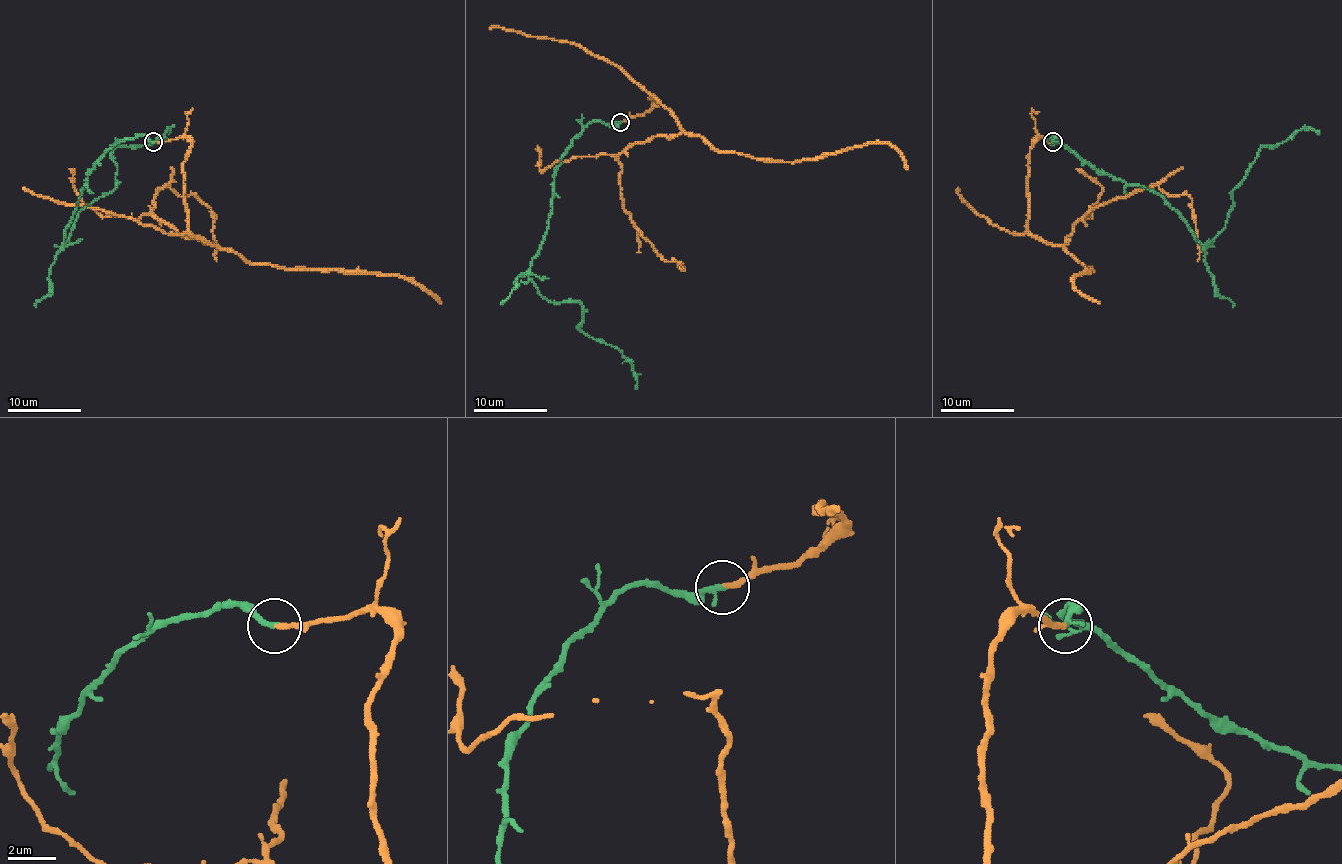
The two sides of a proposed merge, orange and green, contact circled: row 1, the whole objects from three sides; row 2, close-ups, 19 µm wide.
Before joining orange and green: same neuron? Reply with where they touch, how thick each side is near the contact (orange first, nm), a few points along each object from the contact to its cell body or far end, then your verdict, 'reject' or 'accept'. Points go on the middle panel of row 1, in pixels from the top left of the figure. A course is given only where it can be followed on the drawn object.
at (620, 122); 200 nm thick on the orange side, 240 nm on the other; orange runs (620, 121), (648, 112), (653, 97), (681, 129), (631, 143), (618, 156), (622, 206), (633, 226), (683, 267); green runs (620, 121), (591, 121), (563, 155), (528, 276), (548, 300), (581, 306), (578, 326), (617, 348), (635, 389); accept

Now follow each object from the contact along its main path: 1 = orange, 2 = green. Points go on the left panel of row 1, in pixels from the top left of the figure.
1: (154, 141), (191, 143), (187, 228), (215, 244), (185, 239), (152, 211), (167, 185), (202, 200), (216, 261)
2: (154, 141), (124, 137), (97, 161), (62, 244), (76, 215), (115, 187), (111, 152), (168, 134)

